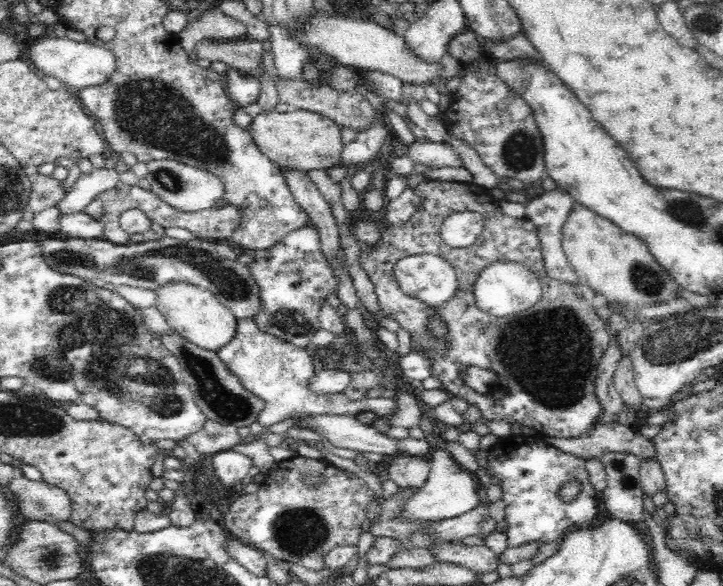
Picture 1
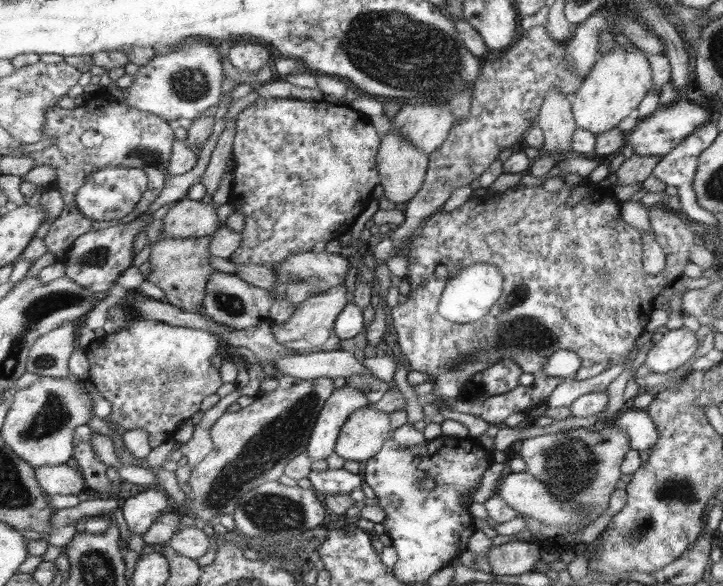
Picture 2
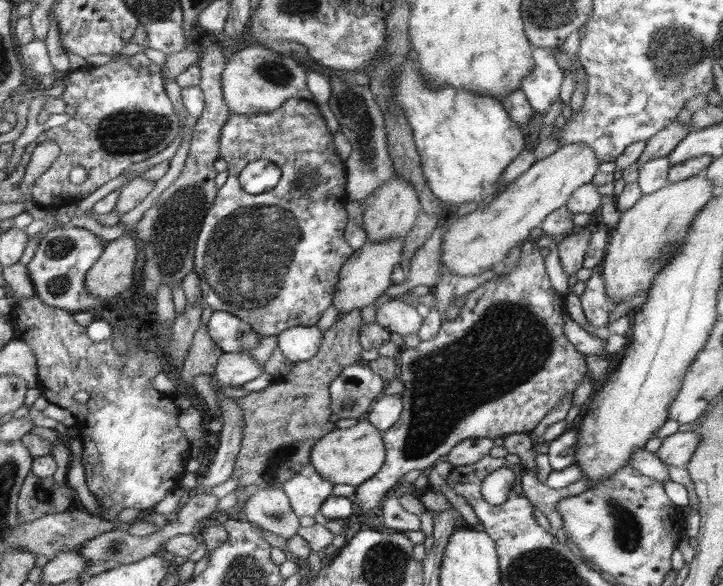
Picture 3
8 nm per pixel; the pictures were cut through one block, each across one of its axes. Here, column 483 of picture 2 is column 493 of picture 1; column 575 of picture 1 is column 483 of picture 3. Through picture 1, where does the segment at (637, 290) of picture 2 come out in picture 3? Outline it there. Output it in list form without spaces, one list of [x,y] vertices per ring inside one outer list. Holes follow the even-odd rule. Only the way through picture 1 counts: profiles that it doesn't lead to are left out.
[[[529,240],[528,243],[521,244],[521,257],[518,261],[516,268],[506,275],[498,275],[493,280],[486,281],[478,288],[471,290],[465,294],[466,302],[461,307],[460,315],[454,320],[447,320],[443,322],[436,338],[432,340],[426,340],[426,342],[420,342],[416,348],[405,347],[400,354],[400,380],[404,384],[404,391],[401,393],[403,401],[403,412],[400,418],[396,421],[396,424],[383,432],[383,441],[387,447],[386,458],[387,461],[383,465],[383,469],[375,475],[371,480],[361,484],[355,488],[355,492],[352,496],[353,504],[358,503],[360,511],[355,514],[364,514],[370,509],[376,507],[376,504],[388,494],[388,490],[402,478],[410,470],[423,470],[429,471],[434,462],[440,462],[440,456],[448,455],[448,452],[452,450],[458,443],[462,443],[463,440],[472,438],[490,438],[494,441],[496,438],[504,437],[506,435],[514,435],[515,433],[529,433],[532,432],[538,423],[548,412],[555,408],[556,405],[562,402],[562,399],[566,394],[576,391],[576,388],[582,384],[584,378],[589,377],[590,371],[587,366],[587,354],[580,353],[573,344],[568,341],[568,338],[564,335],[564,324],[566,310],[564,310],[564,296],[558,294],[558,291],[552,288],[550,280],[548,280],[548,274],[546,274],[546,268],[544,268],[544,258],[540,254],[540,248],[536,246],[537,242]]]

